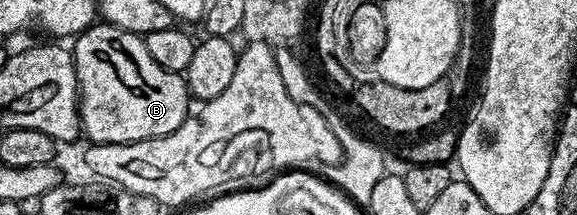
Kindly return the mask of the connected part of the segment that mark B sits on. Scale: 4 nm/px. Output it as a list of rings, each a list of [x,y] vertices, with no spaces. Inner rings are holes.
[[[105,21],[95,22],[86,28],[81,35],[77,36],[72,43],[72,54],[74,56],[74,68],[76,69],[76,77],[78,78],[78,98],[80,100],[80,114],[82,116],[81,134],[90,138],[91,144],[96,143],[135,143],[136,141],[144,141],[145,139],[155,139],[156,137],[164,137],[170,135],[180,124],[191,114],[192,96],[188,88],[186,88],[185,78],[179,72],[169,71],[160,65],[156,65],[156,61],[152,61],[152,53],[148,53],[146,41],[143,36],[133,35],[119,27],[113,27],[112,24]]]

